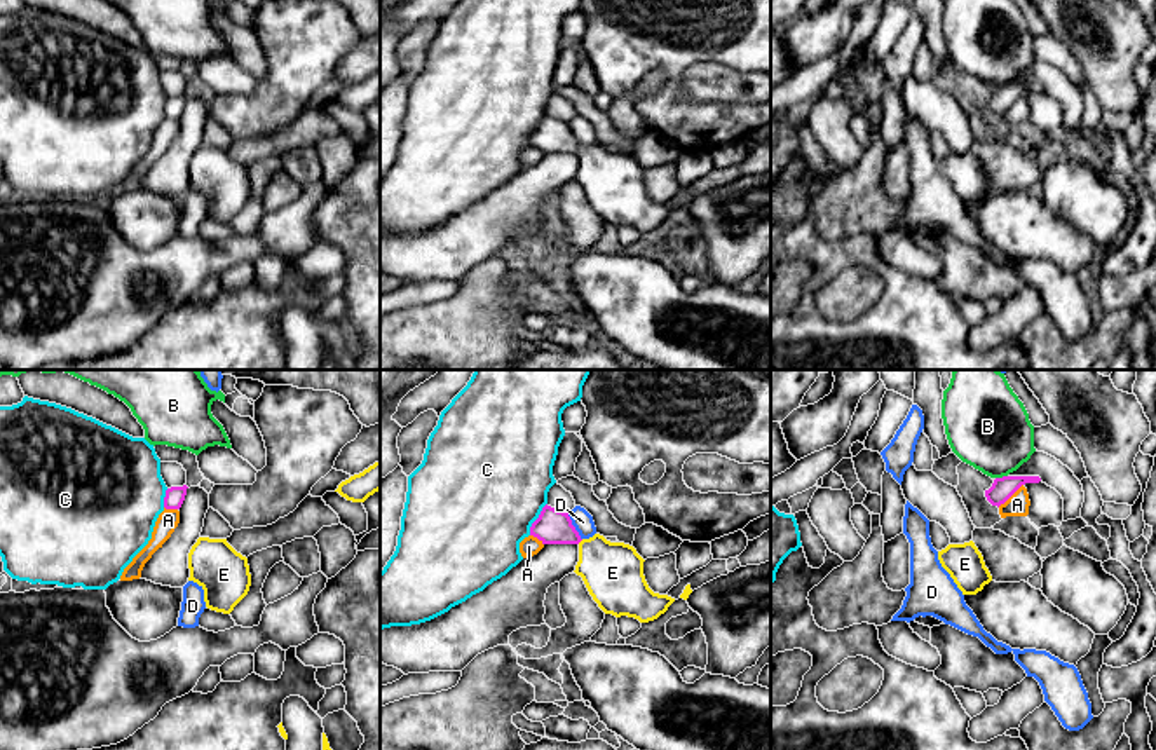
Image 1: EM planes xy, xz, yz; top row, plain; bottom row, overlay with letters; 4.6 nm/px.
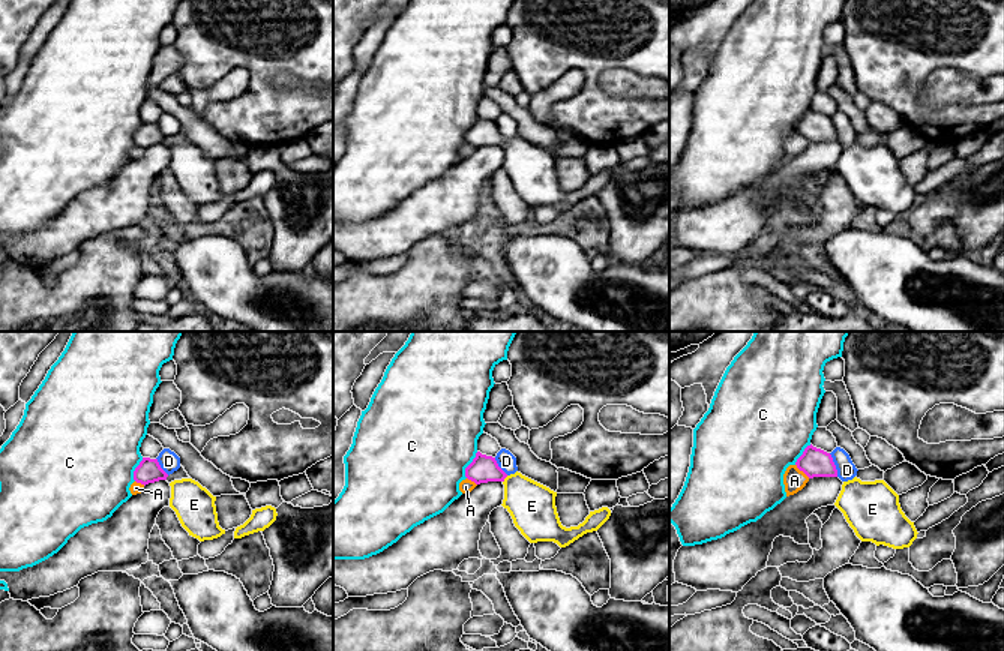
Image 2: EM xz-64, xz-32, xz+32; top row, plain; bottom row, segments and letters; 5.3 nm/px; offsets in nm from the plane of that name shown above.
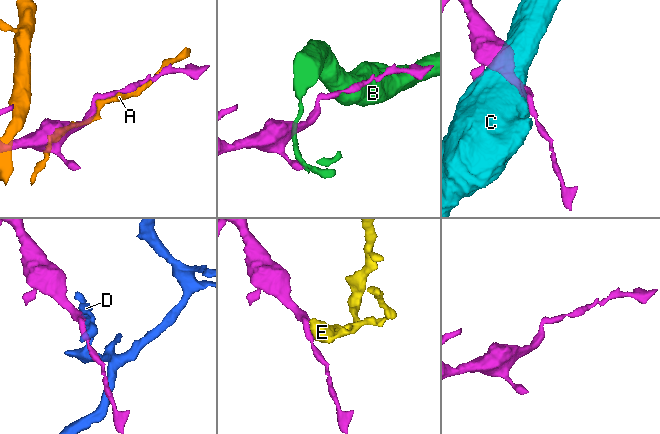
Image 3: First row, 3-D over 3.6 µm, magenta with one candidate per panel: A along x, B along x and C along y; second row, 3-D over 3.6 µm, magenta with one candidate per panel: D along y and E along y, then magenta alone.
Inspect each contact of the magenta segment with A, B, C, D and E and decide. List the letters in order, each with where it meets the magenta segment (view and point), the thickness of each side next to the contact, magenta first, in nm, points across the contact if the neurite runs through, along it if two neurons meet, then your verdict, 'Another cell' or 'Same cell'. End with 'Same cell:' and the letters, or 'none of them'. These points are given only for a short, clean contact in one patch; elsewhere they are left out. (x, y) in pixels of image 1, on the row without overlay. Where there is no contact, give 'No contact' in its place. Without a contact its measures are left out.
A: Touches magenta at yz (1010, 105). Thickness 100 nm (magenta) against 100 nm. Another cell
B: Touches magenta at yz (1003, 86). Thickness 100 nm (magenta) against 360 nm. Another cell
C: Touches magenta at xz (537, 128). Thickness 160 nm (magenta) against 480 nm. Another cell
D: Touches magenta at xz (574, 136). Thickness 160 nm (magenta) against 90 nm. Boundary: xz (567, 122), (581, 149). Another cell
E: Touches magenta at xz (579, 150). Thickness 160 nm (magenta) against 280 nm. Path across: xz (551, 136), (579, 150), (612, 182). Same cell
Same cell: E

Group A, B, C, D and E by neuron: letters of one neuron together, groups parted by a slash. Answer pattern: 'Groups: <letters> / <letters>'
Groups: A / B / C / D / E

